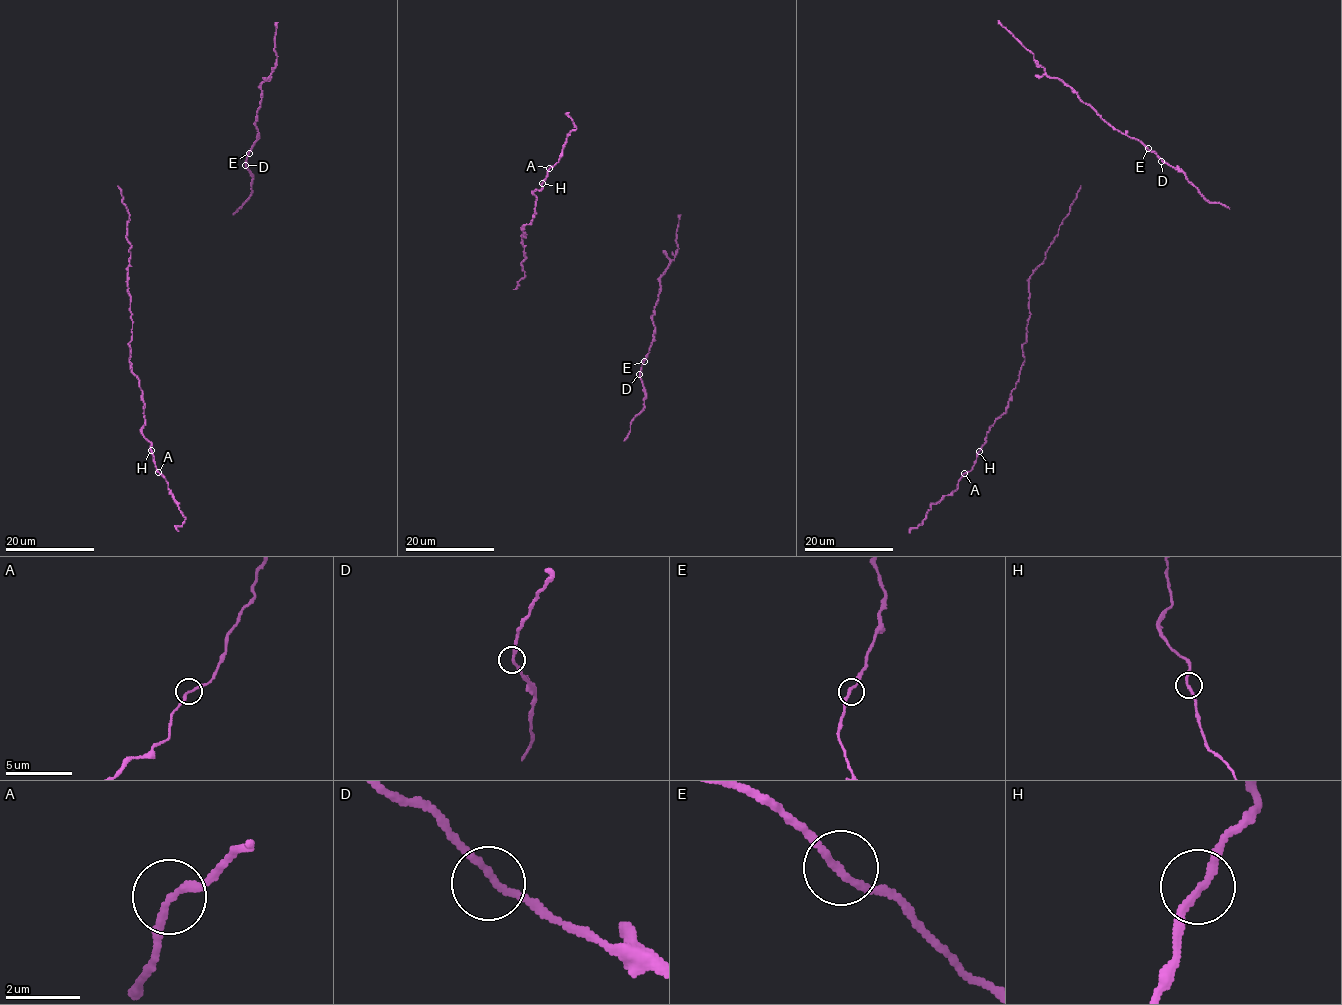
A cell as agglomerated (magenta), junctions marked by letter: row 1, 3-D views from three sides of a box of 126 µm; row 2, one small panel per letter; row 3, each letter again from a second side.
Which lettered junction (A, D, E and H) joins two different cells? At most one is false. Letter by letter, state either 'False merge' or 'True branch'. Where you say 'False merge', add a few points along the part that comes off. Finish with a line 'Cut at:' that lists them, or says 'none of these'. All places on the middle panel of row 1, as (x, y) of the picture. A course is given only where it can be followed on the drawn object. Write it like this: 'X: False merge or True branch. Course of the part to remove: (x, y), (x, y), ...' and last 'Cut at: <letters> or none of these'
A: True branch
D: True branch
E: True branch
H: True branch
Cut at: none of these

